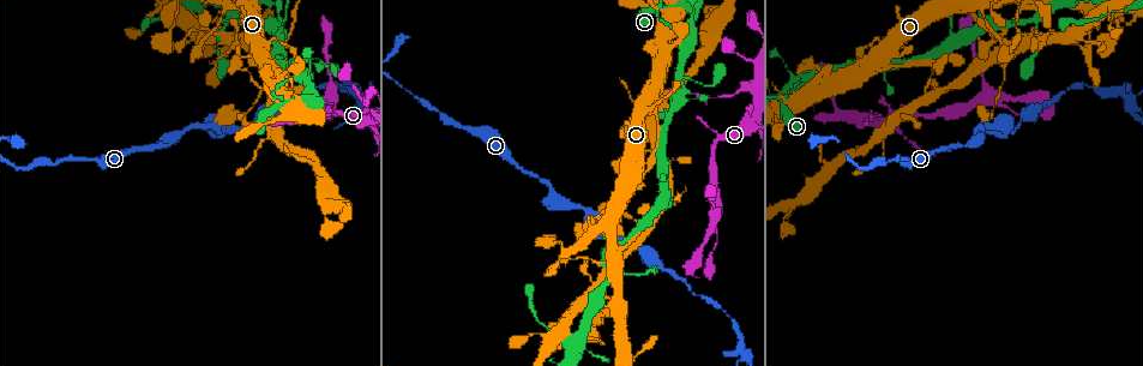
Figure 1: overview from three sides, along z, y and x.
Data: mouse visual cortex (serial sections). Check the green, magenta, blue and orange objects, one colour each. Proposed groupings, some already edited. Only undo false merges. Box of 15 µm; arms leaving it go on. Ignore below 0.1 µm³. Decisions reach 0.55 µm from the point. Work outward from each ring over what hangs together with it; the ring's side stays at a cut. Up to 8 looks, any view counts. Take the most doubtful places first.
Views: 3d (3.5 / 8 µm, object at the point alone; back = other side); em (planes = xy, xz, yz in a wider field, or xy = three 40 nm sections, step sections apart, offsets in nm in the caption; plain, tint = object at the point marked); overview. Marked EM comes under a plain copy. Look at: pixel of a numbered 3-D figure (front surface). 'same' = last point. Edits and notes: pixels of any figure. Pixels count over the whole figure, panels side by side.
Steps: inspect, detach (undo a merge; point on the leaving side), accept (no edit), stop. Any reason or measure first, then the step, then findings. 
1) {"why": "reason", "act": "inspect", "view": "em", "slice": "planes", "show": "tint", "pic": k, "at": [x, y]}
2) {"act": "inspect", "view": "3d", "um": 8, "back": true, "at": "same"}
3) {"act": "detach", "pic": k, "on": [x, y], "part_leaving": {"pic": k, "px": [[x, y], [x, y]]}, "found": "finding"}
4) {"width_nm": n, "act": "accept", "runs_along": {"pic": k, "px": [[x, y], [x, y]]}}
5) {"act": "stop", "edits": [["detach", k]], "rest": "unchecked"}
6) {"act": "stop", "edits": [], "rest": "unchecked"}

{"why": "looks like a crossing", "act": "inspect", "view": "3d", "um": 3.5, "pic": 1, "at": [746, 353]}

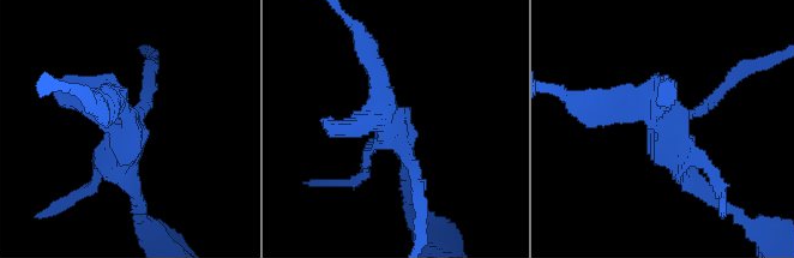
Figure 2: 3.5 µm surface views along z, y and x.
{"why": "need the tissue", "act": "inspect", "view": "em", "slice": "xy", "step": 5, "show": "tint", "pic": 2, "at": [671, 133]}

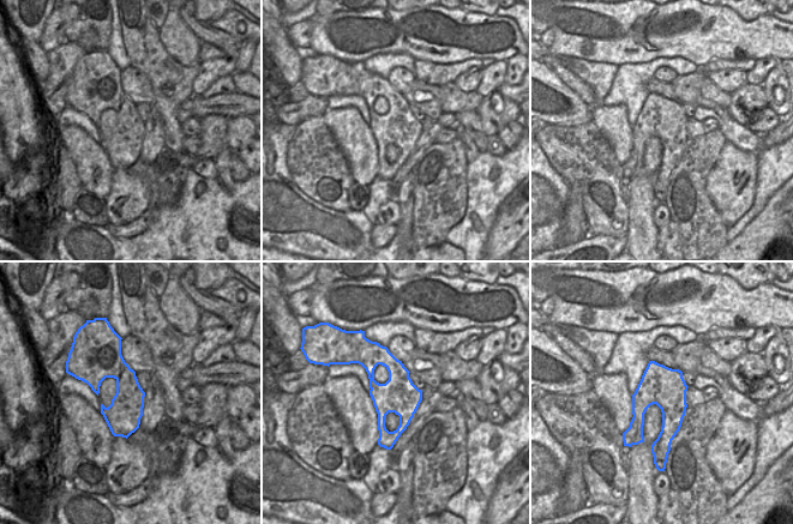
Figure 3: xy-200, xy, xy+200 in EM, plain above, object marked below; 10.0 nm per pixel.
{"act": "inspect", "view": "em", "slice": "xy", "step": 2, "show": "tint", "at": "same"}

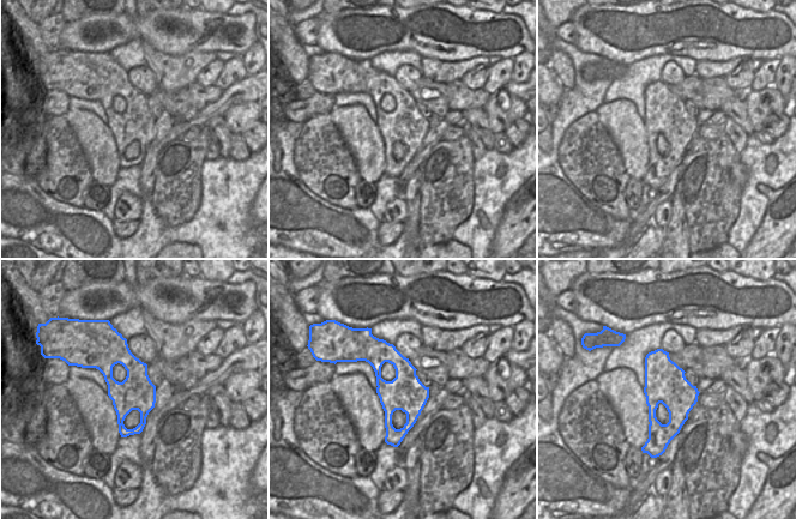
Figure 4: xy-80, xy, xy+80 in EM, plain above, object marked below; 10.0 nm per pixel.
{"act": "accept", "runs_along": {"pic": 2, "px": [[608, 103], [645, 103], [716, 185]]}, "found": "continuous, no second cell"}

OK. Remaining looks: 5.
{"why": "sudden change in width", "act": "inspect", "view": "3d", "um": 8, "back": true, "pic": 1, "at": [172, 26]}

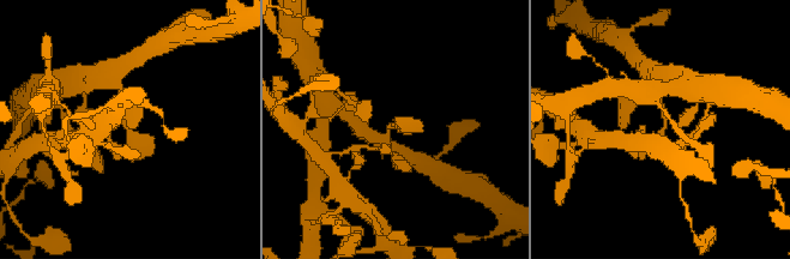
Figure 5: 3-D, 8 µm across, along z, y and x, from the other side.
{"act": "inspect", "view": "em", "slice": "xy", "step": 2, "show": "tint", "pic": 5, "at": [123, 128]}

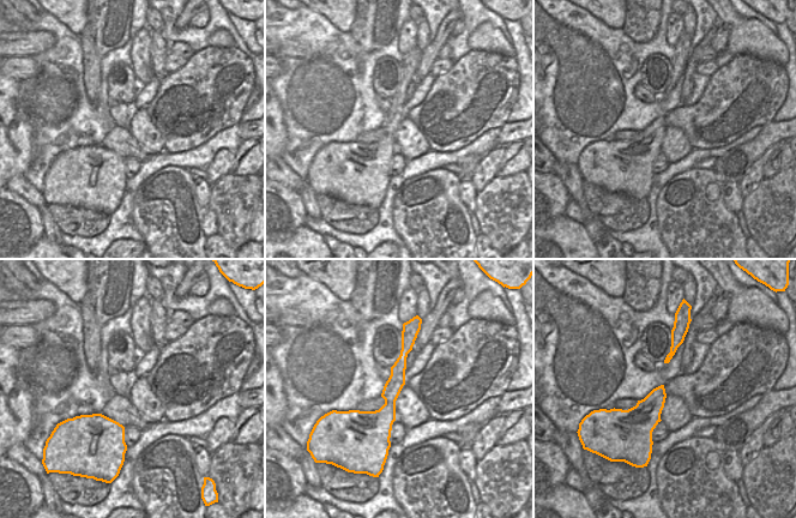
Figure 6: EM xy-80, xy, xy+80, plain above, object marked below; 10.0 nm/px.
{"act": "accept", "found": "continuous, no second cell"}

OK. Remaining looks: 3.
{"why": "three arms meet", "act": "inspect", "view": "3d", "um": 3.5, "back": true, "pic": 1, "at": [808, 76]}

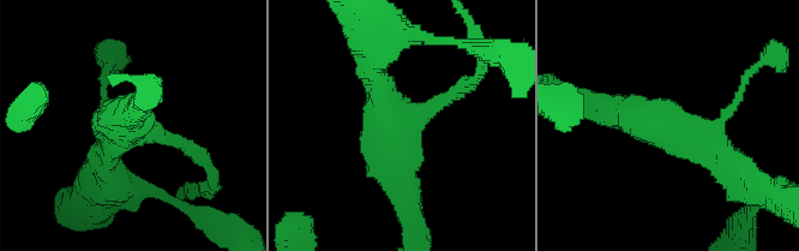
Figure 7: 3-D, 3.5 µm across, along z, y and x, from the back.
{"act": "inspect", "view": "em", "slice": "xy", "step": 5, "show": "tint", "pic": 7, "at": [143, 133]}

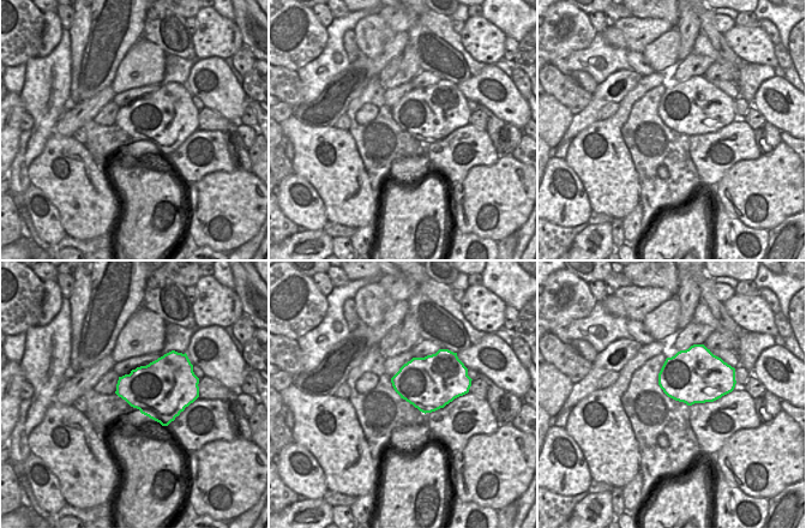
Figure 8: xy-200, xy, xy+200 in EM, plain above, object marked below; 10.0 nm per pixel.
{"act": "accept", "runs_along": {"pic": 7, "px": [[730, 160], [696, 131], [594, 108]]}, "found": "all the same cell"}

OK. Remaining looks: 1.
{"act": "stop", "edits": [], "rest": "unchecked"}

